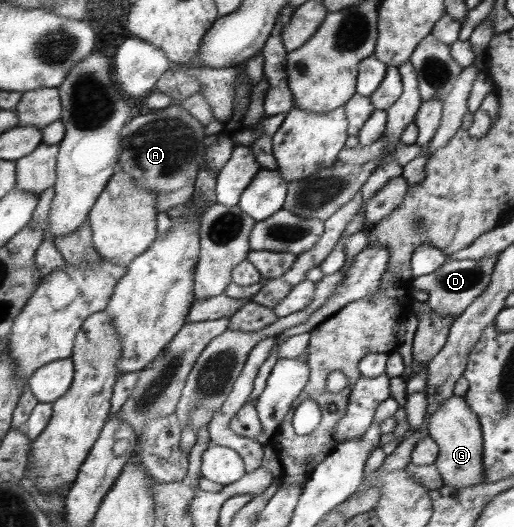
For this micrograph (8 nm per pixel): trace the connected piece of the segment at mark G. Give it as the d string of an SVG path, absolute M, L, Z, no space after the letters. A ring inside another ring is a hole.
M462 396L445 398L427 418L428 436L437 444L434 461L443 485L463 488L481 484L484 480L482 468L482 435L477 416L469 409Z

